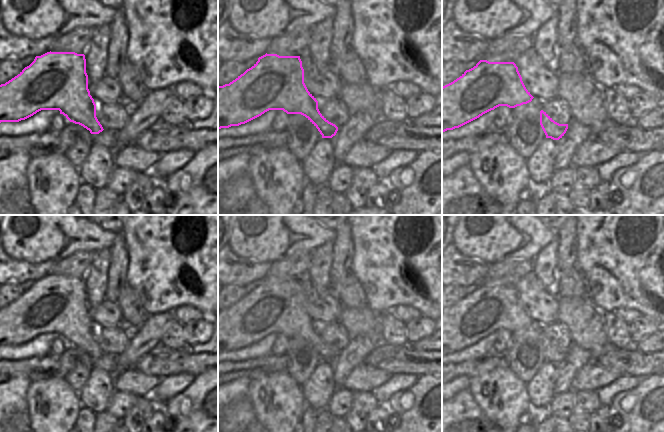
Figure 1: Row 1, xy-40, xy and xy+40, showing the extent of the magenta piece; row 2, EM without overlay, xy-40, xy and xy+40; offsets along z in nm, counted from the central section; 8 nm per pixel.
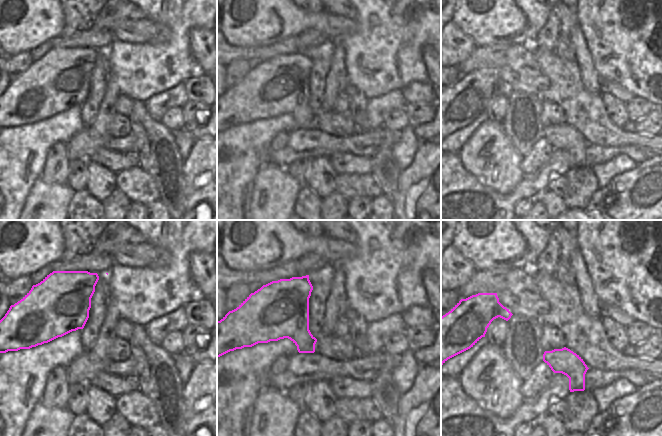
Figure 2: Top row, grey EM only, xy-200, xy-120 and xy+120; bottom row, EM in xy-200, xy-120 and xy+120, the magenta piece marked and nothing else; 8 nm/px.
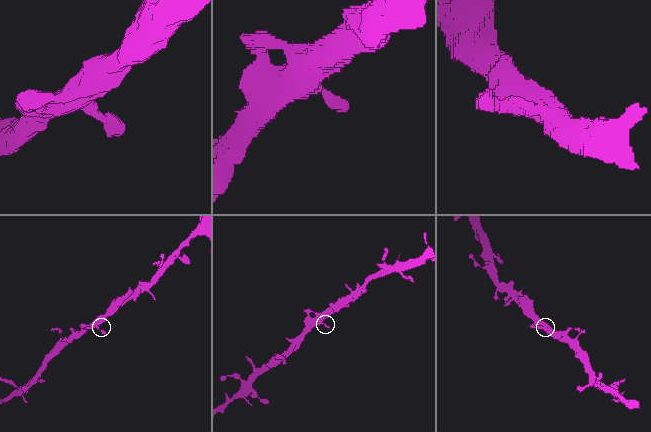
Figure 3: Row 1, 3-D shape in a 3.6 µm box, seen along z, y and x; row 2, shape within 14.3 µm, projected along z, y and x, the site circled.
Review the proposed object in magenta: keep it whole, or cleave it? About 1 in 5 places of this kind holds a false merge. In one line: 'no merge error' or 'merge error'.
no merge error

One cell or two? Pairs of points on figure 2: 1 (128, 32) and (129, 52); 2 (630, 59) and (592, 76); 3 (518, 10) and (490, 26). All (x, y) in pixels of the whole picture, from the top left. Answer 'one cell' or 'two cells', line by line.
1: two cells
2: two cells
3: one cell

